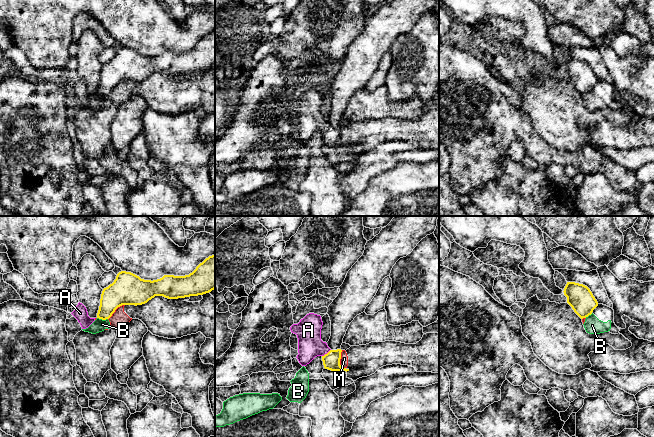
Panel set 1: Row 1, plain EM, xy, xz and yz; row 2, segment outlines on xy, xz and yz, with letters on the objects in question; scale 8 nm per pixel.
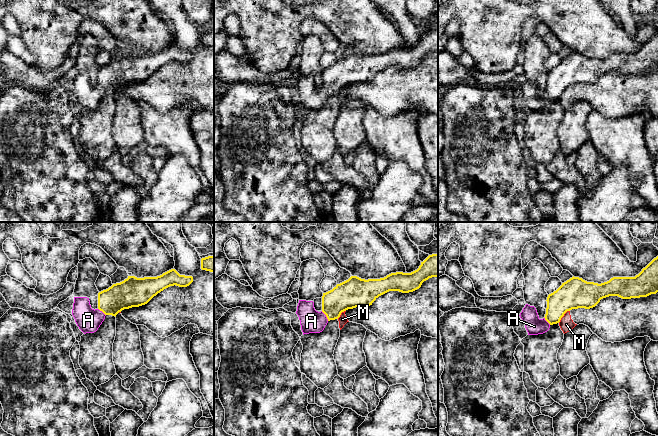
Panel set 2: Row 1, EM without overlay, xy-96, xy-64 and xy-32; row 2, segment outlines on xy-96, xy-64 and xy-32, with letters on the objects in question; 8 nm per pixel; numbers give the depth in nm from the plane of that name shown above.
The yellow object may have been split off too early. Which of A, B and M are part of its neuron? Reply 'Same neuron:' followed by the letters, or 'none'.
Same neuron: A

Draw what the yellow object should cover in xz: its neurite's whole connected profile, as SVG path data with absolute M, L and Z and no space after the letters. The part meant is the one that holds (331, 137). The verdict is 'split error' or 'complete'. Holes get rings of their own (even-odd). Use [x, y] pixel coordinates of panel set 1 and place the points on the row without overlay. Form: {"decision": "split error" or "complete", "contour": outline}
{"decision": "split error", "contour": "M309 89L298 100L290 103L298 114L297 135L302 142L309 140L315 133L321 132L325 145L331 147L349 147L340 141L341 125L331 126L321 116L322 95L320 91Z"}

